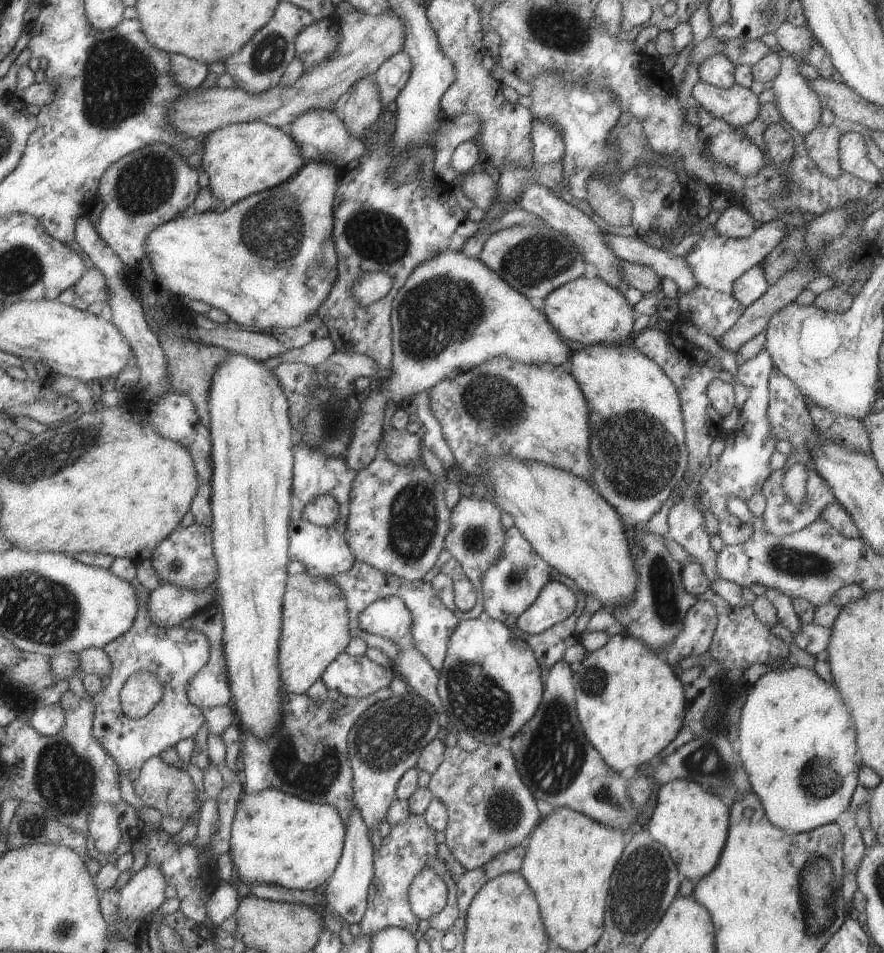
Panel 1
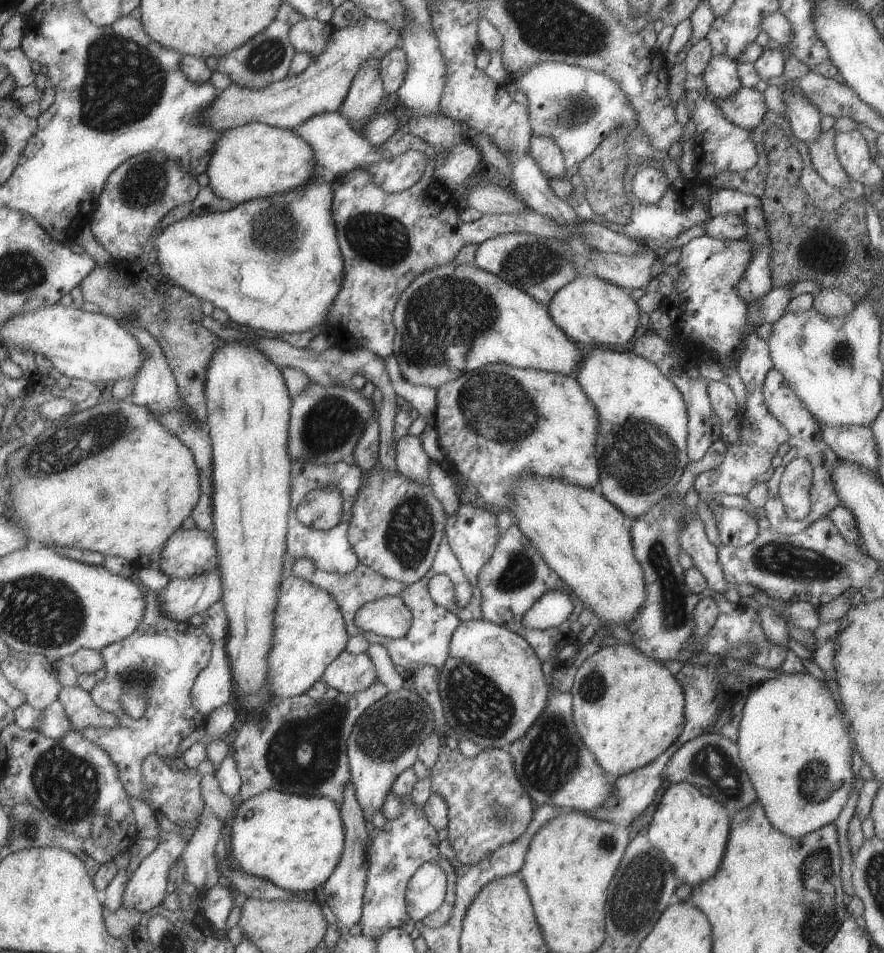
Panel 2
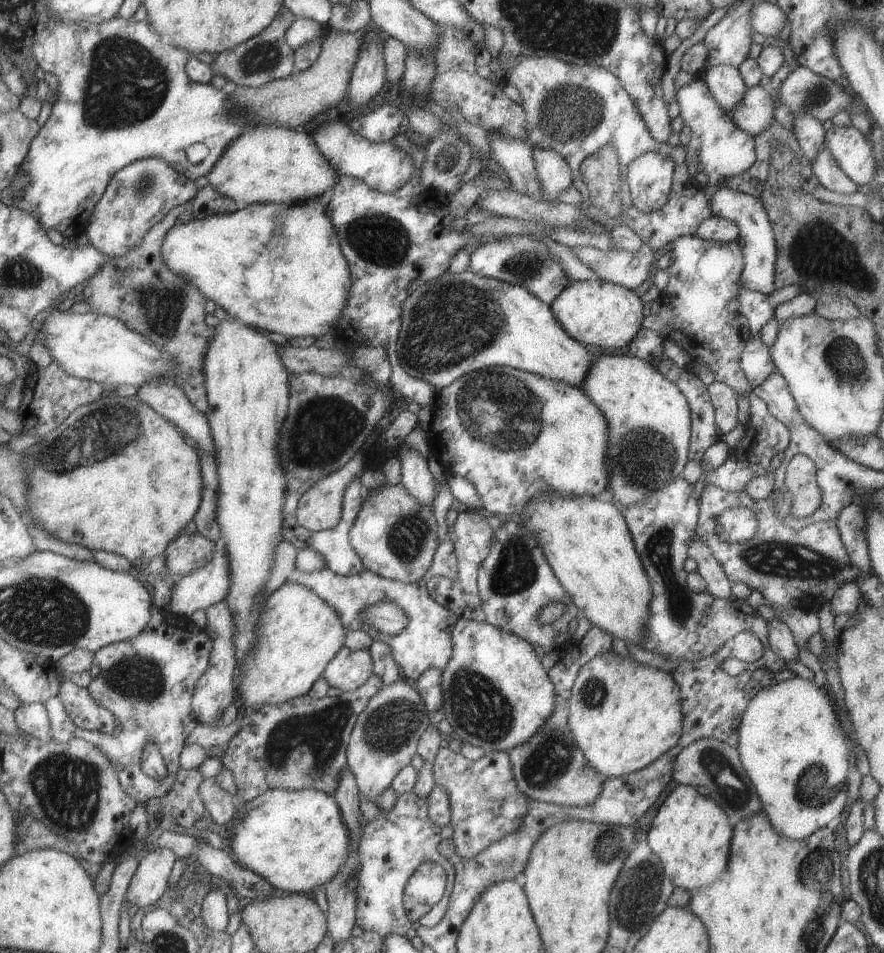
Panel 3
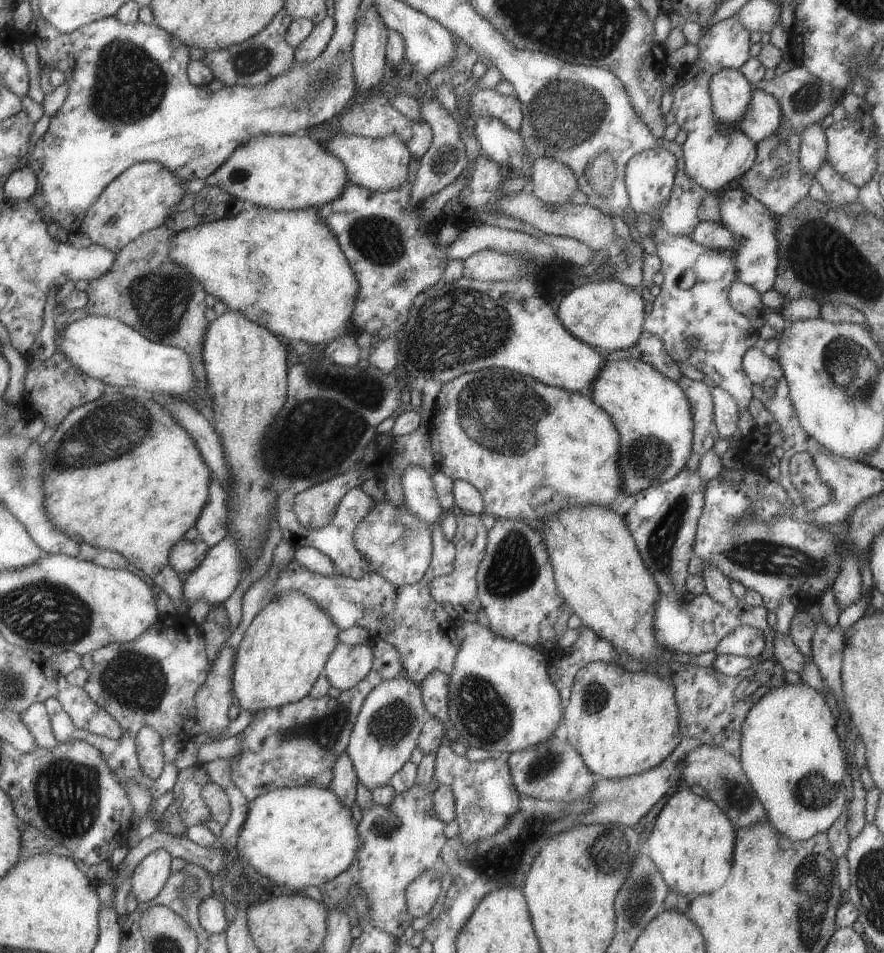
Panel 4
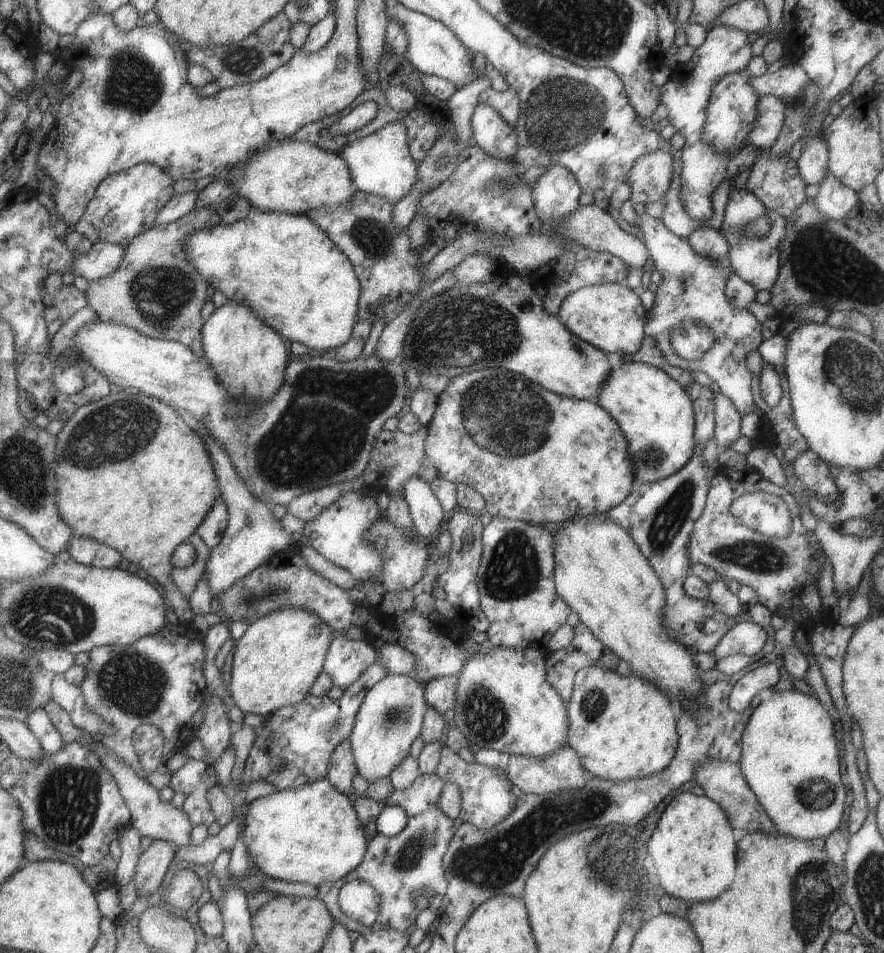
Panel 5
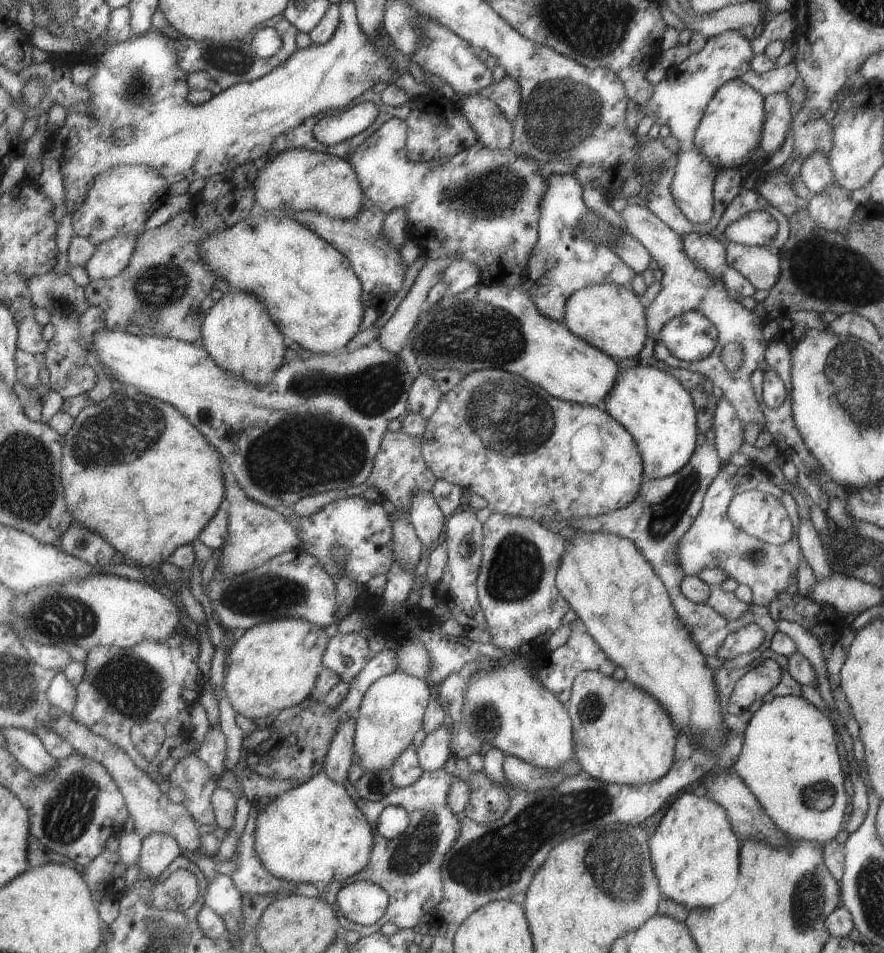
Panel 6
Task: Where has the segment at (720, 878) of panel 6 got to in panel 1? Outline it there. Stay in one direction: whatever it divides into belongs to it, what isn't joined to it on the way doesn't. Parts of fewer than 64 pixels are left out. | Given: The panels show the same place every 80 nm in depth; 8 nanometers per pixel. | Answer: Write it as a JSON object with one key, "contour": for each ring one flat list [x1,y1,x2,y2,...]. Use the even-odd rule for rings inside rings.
{"contour":[[673,779,659,785,655,802,647,832,669,851,681,877,695,883,719,860,721,848,725,846,730,807,717,795,706,792,698,782,685,779]]}

